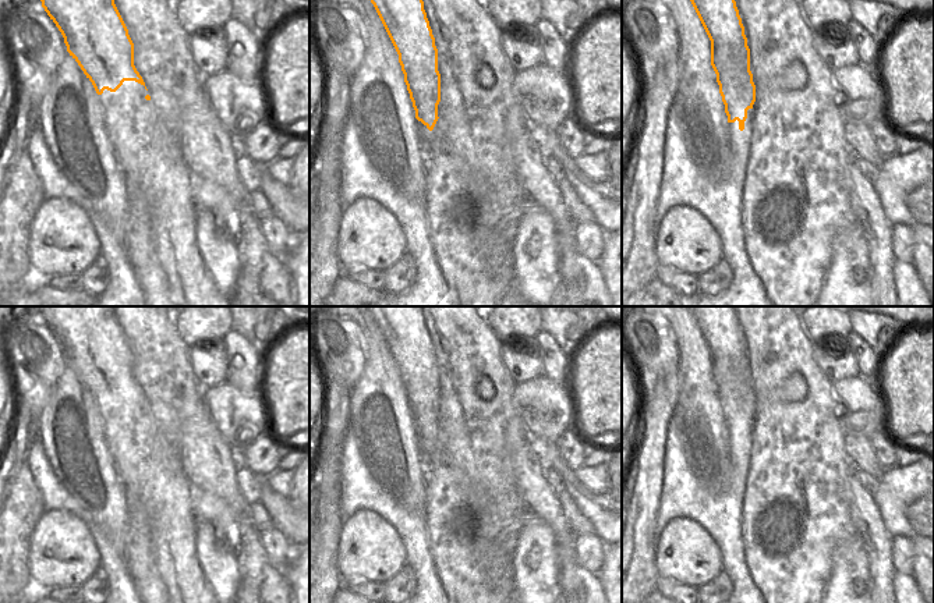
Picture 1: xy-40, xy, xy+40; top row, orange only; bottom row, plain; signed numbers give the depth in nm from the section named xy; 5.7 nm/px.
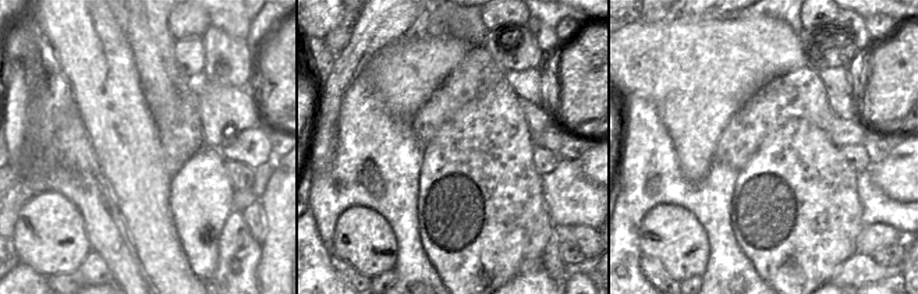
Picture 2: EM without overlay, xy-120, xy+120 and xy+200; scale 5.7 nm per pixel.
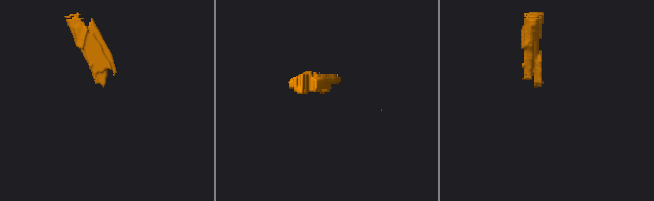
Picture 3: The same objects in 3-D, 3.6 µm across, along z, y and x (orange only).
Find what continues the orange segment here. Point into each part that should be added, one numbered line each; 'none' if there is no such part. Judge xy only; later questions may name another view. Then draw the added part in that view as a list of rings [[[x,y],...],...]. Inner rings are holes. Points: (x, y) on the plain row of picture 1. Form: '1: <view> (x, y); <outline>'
1: xy (431, 451); [[[438,430],[432,443],[427,440],[421,433],[418,433],[418,444],[421,453],[428,465],[436,465],[441,461],[441,432]]]

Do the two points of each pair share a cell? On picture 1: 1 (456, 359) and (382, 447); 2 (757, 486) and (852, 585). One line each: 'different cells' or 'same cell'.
1: different cells
2: different cells

